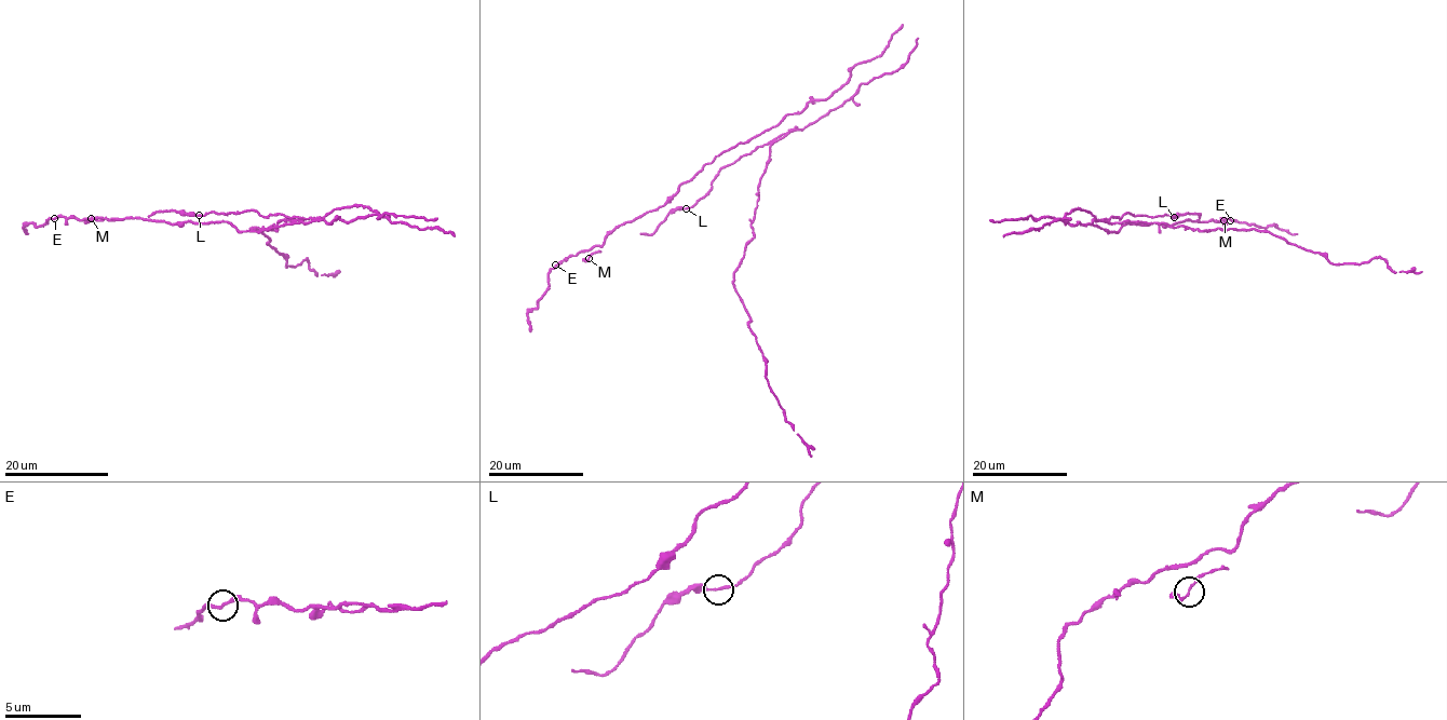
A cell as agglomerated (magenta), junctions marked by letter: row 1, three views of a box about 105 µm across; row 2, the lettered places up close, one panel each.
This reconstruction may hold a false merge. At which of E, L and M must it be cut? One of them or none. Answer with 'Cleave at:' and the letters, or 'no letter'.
Cleave at: no letter

